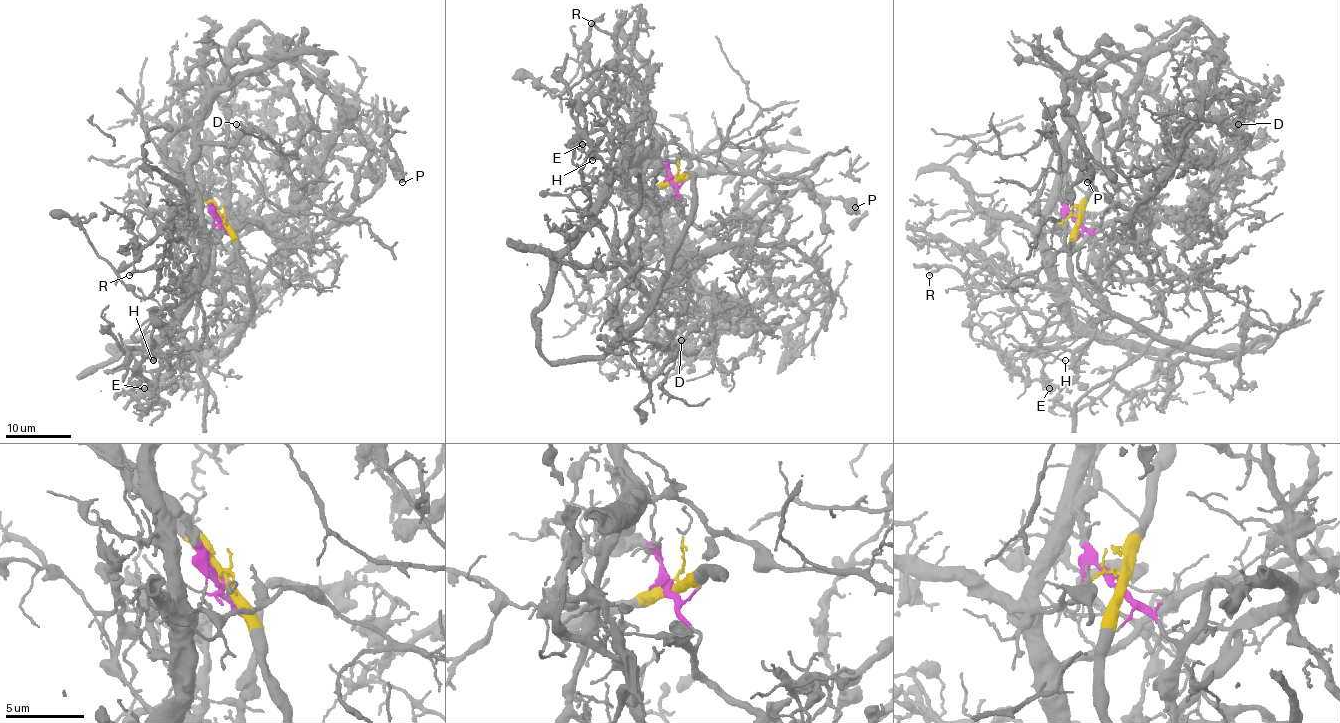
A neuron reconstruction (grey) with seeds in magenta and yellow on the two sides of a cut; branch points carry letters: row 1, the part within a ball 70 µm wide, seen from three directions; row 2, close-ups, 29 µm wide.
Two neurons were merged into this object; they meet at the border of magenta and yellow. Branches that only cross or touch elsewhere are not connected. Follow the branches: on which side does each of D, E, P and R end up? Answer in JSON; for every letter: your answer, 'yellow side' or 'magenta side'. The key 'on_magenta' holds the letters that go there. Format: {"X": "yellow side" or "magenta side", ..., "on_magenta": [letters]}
{"D": "magenta side", "E": "magenta side", "P": "yellow side", "R": "magenta side", "on_magenta": ["D", "E", "R"]}

